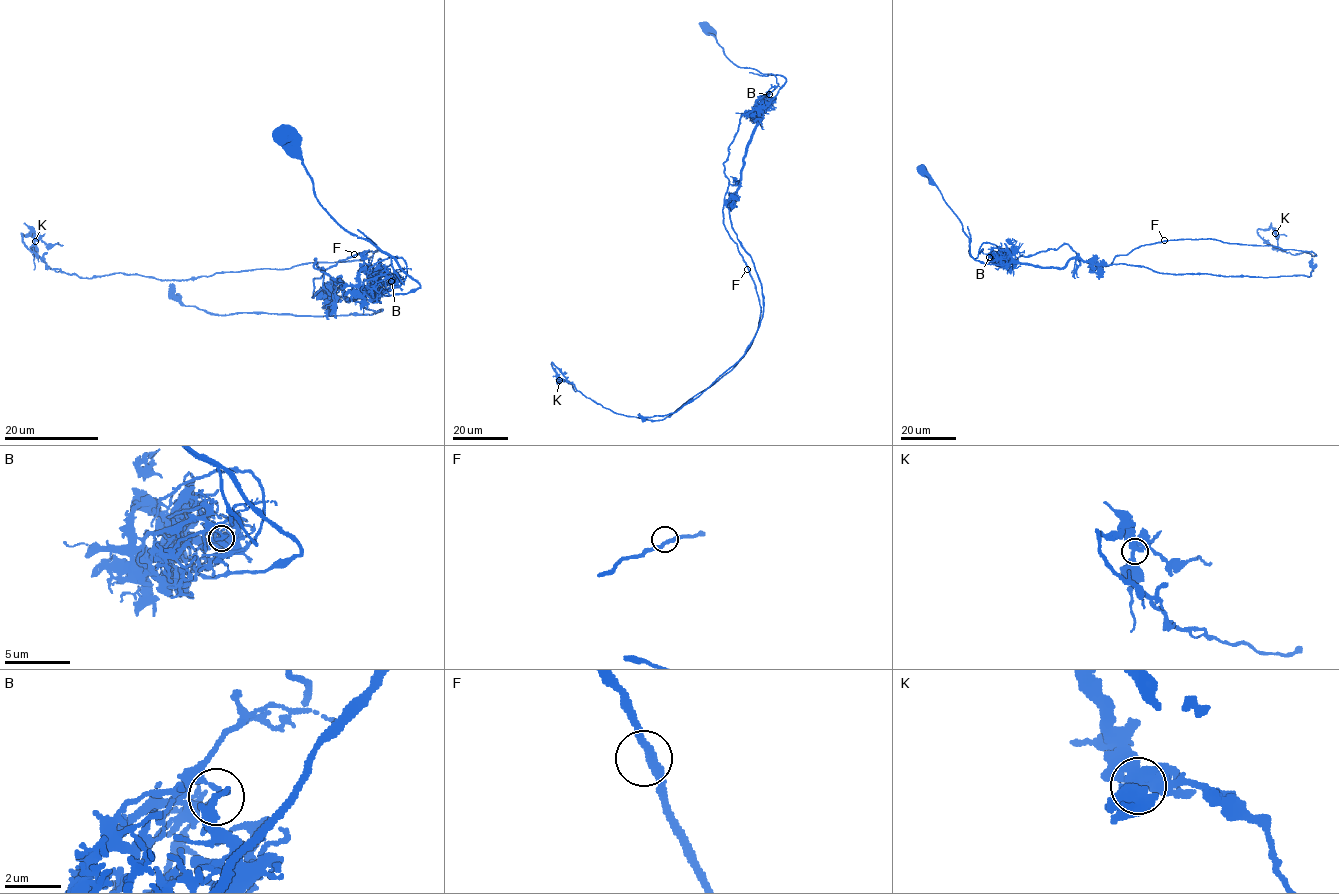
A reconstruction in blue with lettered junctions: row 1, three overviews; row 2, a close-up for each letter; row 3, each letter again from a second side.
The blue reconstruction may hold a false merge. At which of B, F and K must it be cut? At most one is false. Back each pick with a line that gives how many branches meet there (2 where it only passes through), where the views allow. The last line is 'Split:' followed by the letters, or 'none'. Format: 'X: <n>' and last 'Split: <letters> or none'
B: 2
Split: B

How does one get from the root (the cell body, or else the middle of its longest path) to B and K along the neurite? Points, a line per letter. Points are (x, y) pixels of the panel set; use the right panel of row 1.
B: (1163, 240), (1116, 256), (1106, 266), (1071, 258), (1062, 267), (1040, 267), (1017, 263), (1009, 256), (990, 257)
K: (1163, 240), (1211, 238), (1310, 251), (1315, 255), (1277, 249), (1257, 229), (1271, 228), (1275, 233)

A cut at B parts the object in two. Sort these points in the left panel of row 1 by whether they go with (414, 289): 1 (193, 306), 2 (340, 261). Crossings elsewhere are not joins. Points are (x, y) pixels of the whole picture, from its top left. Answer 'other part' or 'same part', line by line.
1: same part
2: other part

